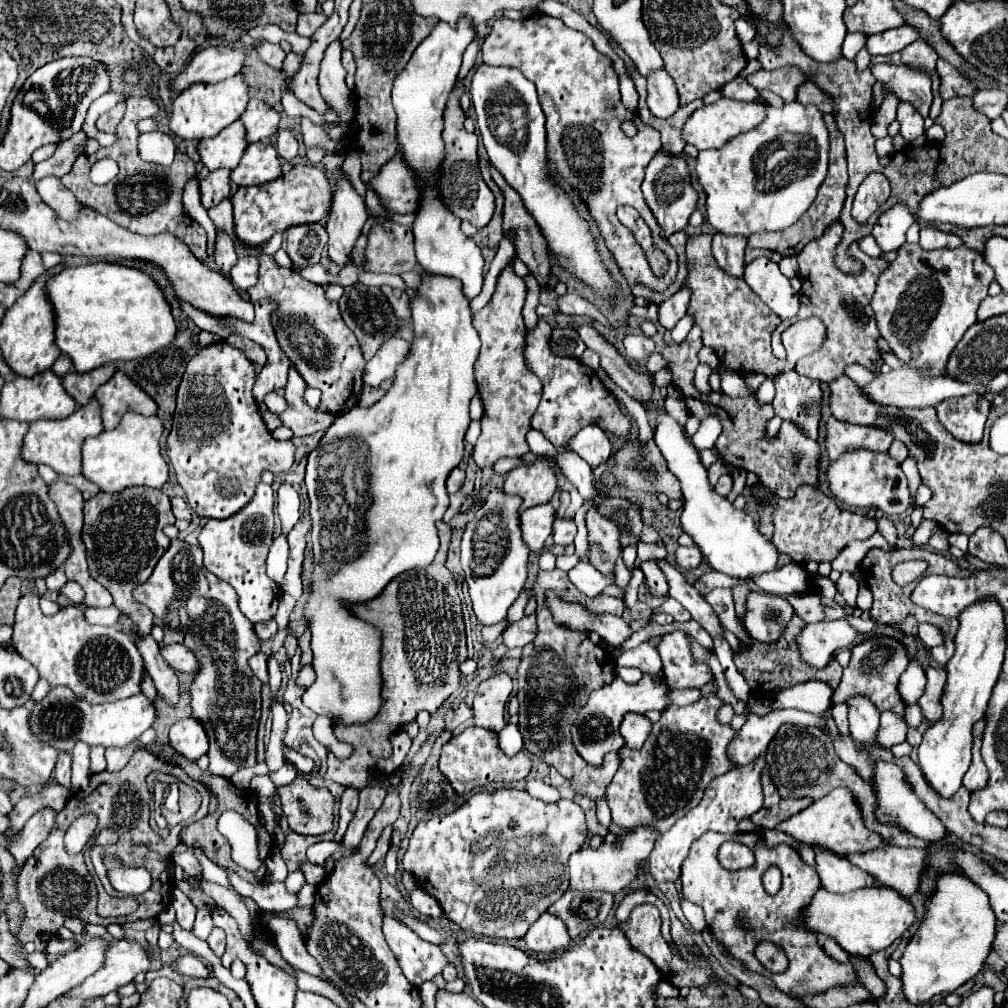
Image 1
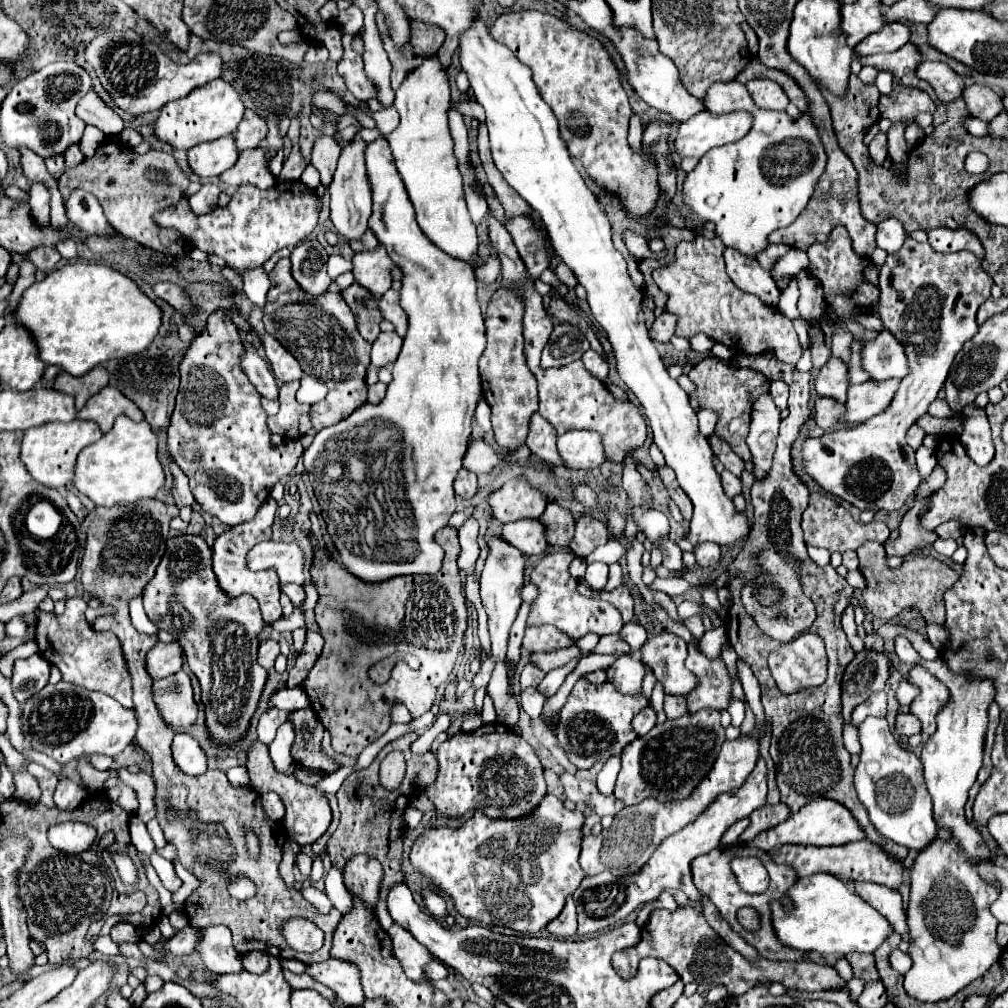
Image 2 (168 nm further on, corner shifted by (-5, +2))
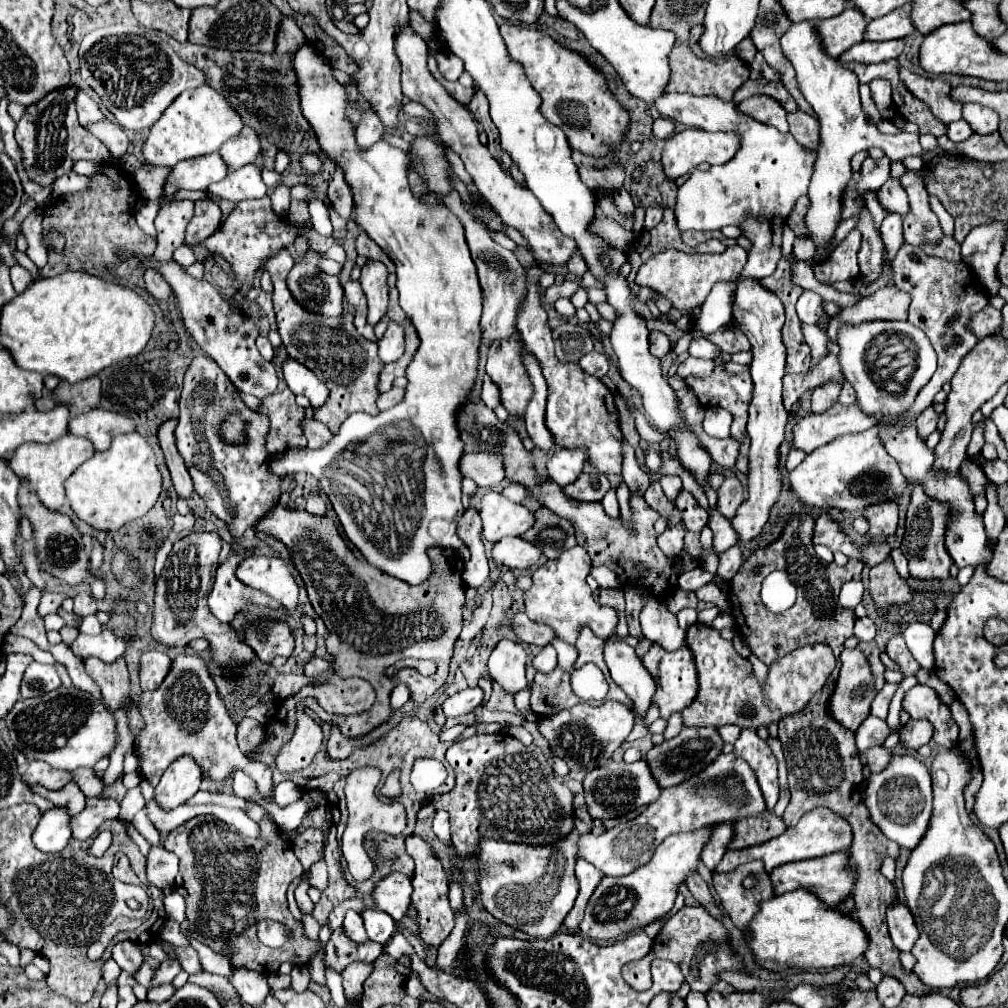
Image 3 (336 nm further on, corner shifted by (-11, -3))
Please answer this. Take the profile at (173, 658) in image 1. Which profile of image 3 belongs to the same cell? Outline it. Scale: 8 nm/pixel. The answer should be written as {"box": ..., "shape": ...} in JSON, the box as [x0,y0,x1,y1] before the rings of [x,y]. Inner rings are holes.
{"box":[141,650,173,690],"shape":[[[151,650],[141,656],[141,688],[143,690],[157,690],[165,676],[169,674],[169,668],[173,666],[173,660],[161,652],[161,650]]]}

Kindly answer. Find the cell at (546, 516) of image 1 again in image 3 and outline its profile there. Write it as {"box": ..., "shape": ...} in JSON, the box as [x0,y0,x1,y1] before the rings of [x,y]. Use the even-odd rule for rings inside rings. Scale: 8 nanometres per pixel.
{"box":[493,536,541,570],"shape":[[[507,536],[493,548],[493,560],[511,570],[525,570],[537,564],[541,558],[541,550],[521,536]]]}

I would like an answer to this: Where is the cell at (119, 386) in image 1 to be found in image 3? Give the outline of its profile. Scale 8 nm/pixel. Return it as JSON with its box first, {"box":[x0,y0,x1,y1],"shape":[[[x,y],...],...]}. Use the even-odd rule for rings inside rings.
{"box":[69,408,135,450],"shape":[[[93,408],[87,412],[81,412],[69,422],[69,432],[75,436],[85,436],[93,442],[95,450],[107,450],[113,436],[123,434],[123,432],[133,432],[135,420],[113,410],[103,410],[103,408]]]}

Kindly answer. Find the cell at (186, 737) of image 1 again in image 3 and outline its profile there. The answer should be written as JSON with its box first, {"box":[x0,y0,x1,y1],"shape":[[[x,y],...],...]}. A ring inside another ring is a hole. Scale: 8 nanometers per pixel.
{"box":[155,758,201,808],"shape":[[[177,758],[161,776],[155,788],[155,800],[163,808],[175,808],[191,798],[201,786],[201,766],[189,758]]]}

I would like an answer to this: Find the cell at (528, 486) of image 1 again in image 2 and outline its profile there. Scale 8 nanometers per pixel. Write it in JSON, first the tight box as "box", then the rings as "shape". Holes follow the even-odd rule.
{"box":[489,479,547,523],"shape":[[[511,479],[497,491],[489,495],[489,507],[491,515],[499,523],[509,523],[509,521],[519,521],[519,519],[537,519],[547,501],[545,495],[527,485],[525,479]]]}

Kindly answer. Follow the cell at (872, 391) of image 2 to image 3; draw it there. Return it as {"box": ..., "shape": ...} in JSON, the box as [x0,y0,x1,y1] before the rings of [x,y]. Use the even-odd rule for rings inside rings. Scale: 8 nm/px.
{"box":[793,404,879,454],"shape":[[[837,404],[825,414],[809,414],[801,418],[793,430],[793,448],[801,448],[809,454],[841,434],[869,430],[877,420],[879,416],[863,412],[859,404]]]}

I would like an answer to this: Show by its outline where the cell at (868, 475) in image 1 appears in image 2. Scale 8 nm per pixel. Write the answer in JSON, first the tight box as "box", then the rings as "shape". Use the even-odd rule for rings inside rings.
{"box":[803,237,993,511],"shape":[[[911,237],[903,243],[903,247],[897,253],[889,253],[887,261],[881,267],[879,273],[879,315],[881,321],[891,333],[903,343],[911,373],[901,381],[891,405],[887,409],[851,429],[837,429],[833,433],[827,433],[817,439],[805,439],[803,443],[803,471],[827,493],[837,495],[851,505],[859,507],[861,511],[897,511],[901,509],[917,491],[919,487],[919,471],[915,465],[915,451],[907,445],[905,435],[907,429],[921,419],[929,405],[937,399],[939,389],[943,387],[949,367],[955,359],[955,355],[961,351],[963,343],[969,341],[977,333],[977,321],[975,313],[979,305],[989,299],[993,279],[985,273],[979,259],[969,251],[957,251],[957,253],[939,253],[933,251],[929,243],[919,243]]]}

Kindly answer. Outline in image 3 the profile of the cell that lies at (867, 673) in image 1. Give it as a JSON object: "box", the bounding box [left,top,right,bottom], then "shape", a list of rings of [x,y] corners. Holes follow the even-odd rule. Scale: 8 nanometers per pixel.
{"box":[833,650,877,732],"shape":[[[843,650],[841,660],[843,666],[833,694],[833,716],[855,732],[869,716],[869,706],[877,696],[875,678],[861,650]]]}

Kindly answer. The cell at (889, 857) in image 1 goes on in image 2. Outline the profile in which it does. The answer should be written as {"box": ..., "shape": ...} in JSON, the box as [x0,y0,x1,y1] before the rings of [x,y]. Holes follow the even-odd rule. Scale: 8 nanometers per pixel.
{"box":[769,839,903,889],"shape":[[[863,839],[863,841],[853,841],[847,845],[839,845],[839,847],[803,847],[803,845],[781,845],[777,849],[773,849],[769,853],[771,861],[775,861],[777,865],[785,863],[791,865],[795,869],[797,877],[807,877],[807,875],[815,875],[815,873],[831,873],[835,877],[841,877],[841,881],[845,883],[879,883],[891,889],[897,889],[901,883],[901,873],[903,873],[903,865],[901,861],[891,861],[891,857],[881,851],[877,845],[873,845],[871,841]]]}

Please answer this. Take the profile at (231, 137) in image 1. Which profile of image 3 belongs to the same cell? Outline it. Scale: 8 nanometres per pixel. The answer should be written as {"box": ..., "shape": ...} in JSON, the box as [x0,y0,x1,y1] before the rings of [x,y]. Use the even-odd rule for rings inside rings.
{"box":[167,152,229,194],"shape":[[[219,152],[179,162],[177,166],[173,166],[167,194],[173,194],[177,188],[207,190],[213,182],[223,180],[227,176],[227,170],[229,168]]]}

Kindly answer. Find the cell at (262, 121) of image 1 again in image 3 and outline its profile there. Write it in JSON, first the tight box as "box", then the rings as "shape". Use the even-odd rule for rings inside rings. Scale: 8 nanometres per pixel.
{"box":[219,126,261,170],"shape":[[[245,126],[241,130],[241,134],[237,134],[237,138],[231,138],[219,150],[219,154],[225,158],[225,162],[227,162],[227,166],[231,170],[255,162],[259,152],[261,152],[259,134],[253,128],[249,128],[249,126]]]}

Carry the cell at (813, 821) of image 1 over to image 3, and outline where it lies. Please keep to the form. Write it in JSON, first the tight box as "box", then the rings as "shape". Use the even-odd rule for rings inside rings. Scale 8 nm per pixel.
{"box":[715,808,853,872],"shape":[[[813,808],[799,820],[799,824],[795,828],[787,828],[785,834],[771,838],[769,842],[749,846],[745,850],[729,850],[715,872],[729,872],[729,870],[735,870],[739,864],[745,864],[751,860],[763,860],[765,870],[771,872],[775,866],[781,866],[787,862],[807,860],[807,858],[817,858],[817,856],[849,850],[851,844],[853,844],[853,830],[851,830],[849,822],[845,822],[845,818],[841,818],[839,814],[835,814],[833,810],[827,810],[827,808]]]}

